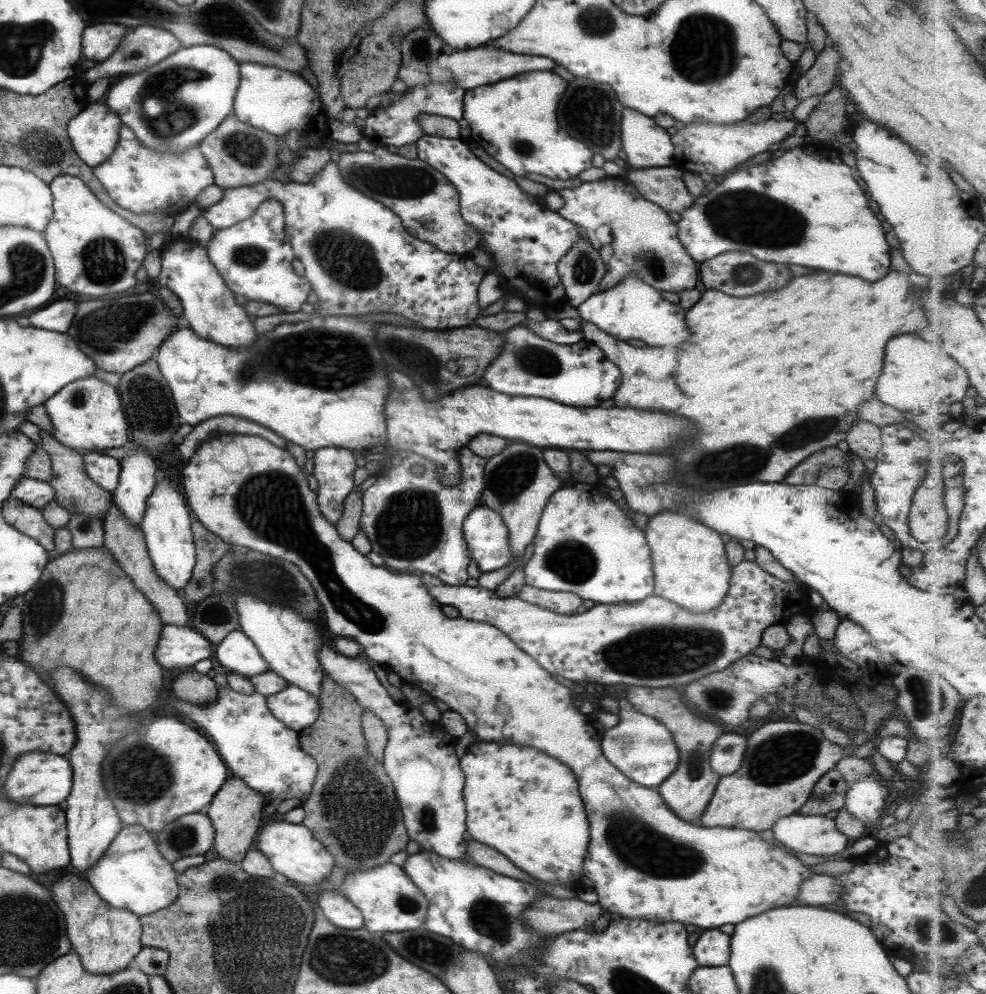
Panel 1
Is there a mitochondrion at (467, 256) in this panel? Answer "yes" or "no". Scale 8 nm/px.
no

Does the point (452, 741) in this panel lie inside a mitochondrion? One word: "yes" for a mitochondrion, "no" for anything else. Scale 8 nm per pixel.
no

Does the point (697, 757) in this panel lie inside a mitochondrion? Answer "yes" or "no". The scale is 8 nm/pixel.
yes

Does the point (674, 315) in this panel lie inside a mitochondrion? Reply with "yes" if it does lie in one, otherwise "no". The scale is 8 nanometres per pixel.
no

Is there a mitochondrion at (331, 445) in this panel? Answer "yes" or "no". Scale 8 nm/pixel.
no

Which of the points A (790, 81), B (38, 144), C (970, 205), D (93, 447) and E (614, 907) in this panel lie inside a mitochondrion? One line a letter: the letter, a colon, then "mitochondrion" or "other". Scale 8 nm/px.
A: other
B: mitochondrion
C: other
D: other
E: other

